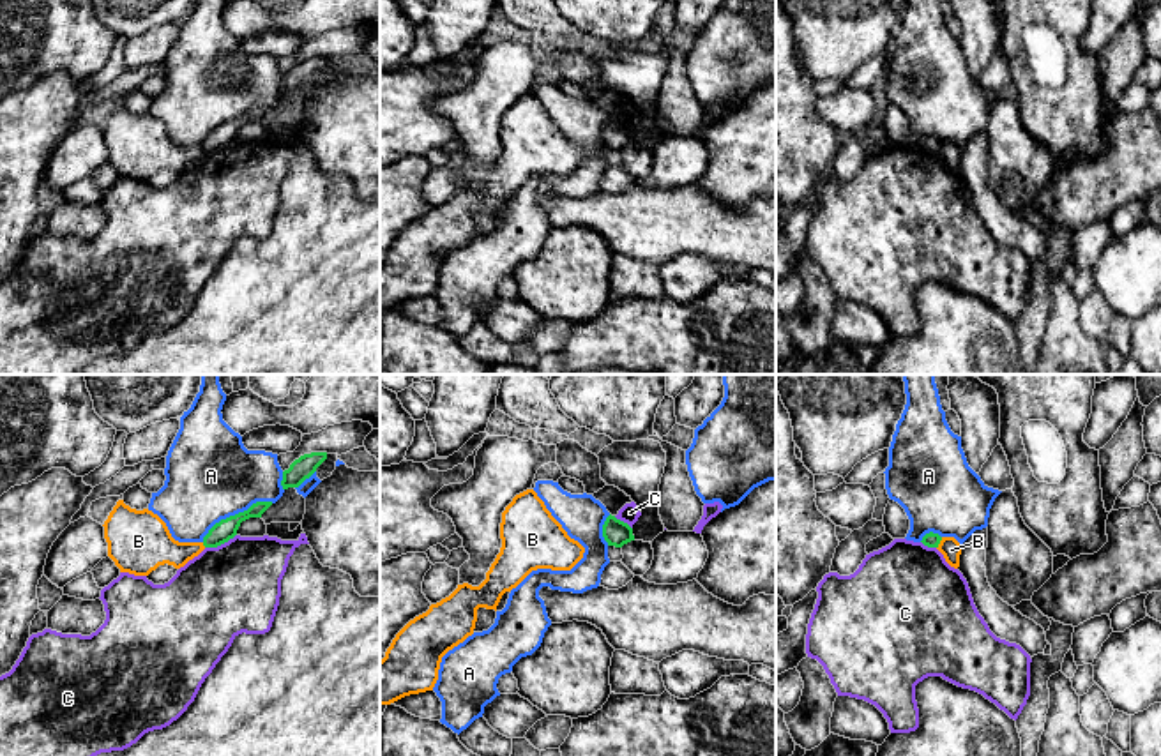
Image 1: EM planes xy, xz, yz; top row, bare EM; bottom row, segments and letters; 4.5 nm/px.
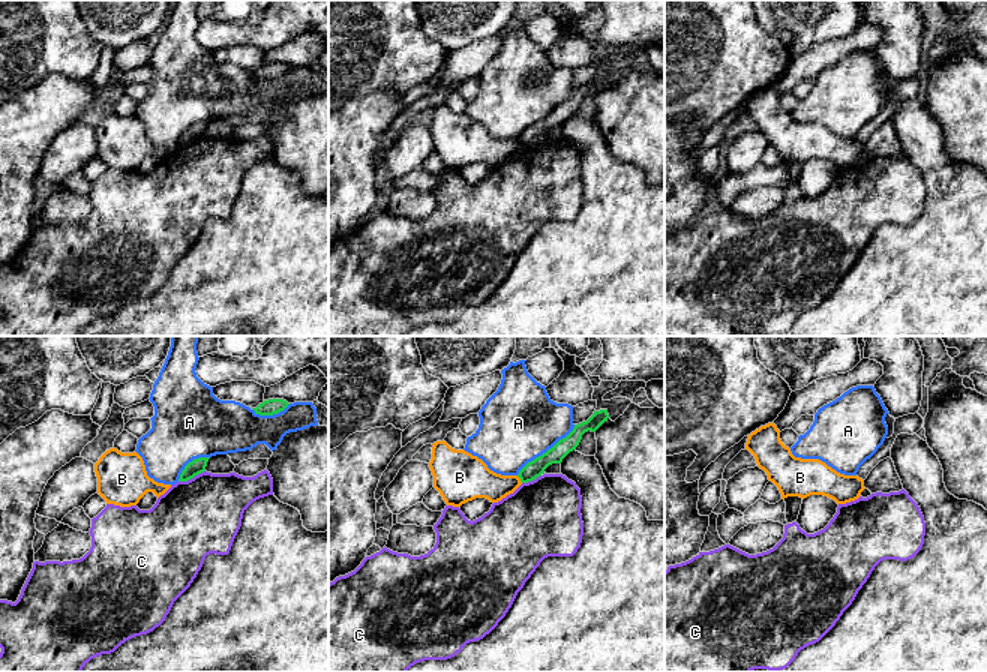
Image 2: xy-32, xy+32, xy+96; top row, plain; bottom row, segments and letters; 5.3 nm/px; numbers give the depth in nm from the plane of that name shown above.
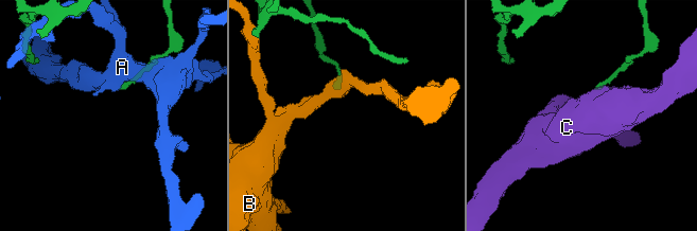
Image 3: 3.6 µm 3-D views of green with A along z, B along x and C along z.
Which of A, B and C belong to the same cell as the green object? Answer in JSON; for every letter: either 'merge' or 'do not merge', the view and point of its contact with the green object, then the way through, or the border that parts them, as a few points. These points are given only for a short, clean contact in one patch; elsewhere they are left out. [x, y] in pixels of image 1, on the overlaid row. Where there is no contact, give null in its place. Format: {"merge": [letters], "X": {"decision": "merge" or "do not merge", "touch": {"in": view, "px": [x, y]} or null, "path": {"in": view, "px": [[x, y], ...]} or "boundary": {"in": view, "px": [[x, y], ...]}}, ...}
{"merge": [], "A": {"decision": "do not merge", "touch": {"in": "xy", "px": [235, 514]}}, "B": {"decision": "do not merge", "touch": {"in": "yz", "px": [939, 543]}, "boundary": {"in": "yz", "px": [[942, 537], [937, 548]]}}, "C": {"decision": "do not merge", "touch": {"in": "xy", "px": [220, 544]}}}

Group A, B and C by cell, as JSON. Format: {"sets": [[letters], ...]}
{"sets": [["A"], ["B"], ["C"]]}

